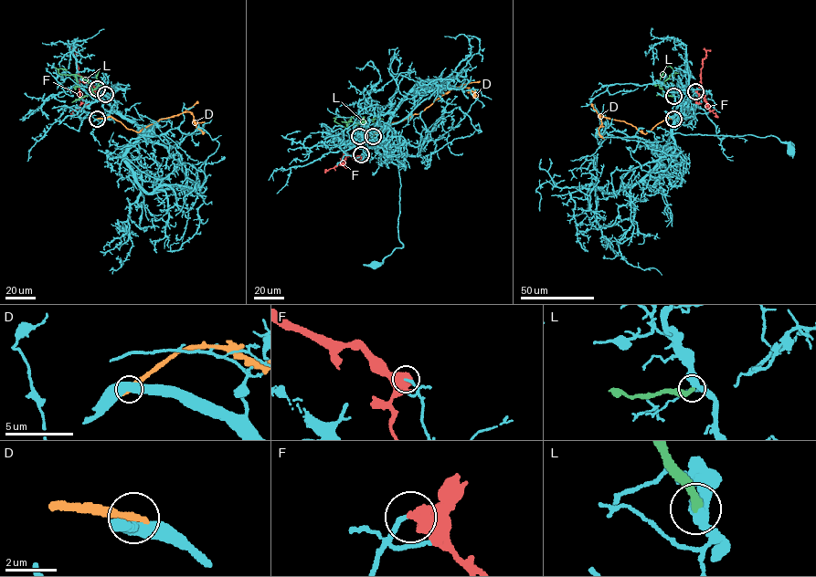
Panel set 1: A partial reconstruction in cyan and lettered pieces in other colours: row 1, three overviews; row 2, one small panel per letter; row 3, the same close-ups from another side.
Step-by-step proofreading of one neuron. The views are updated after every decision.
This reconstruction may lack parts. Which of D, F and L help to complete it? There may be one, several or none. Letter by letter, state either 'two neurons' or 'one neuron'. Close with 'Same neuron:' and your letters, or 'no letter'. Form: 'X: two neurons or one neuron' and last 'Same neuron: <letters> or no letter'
D: two neurons
F: two neurons
L: two neurons
Same neuron: no letter

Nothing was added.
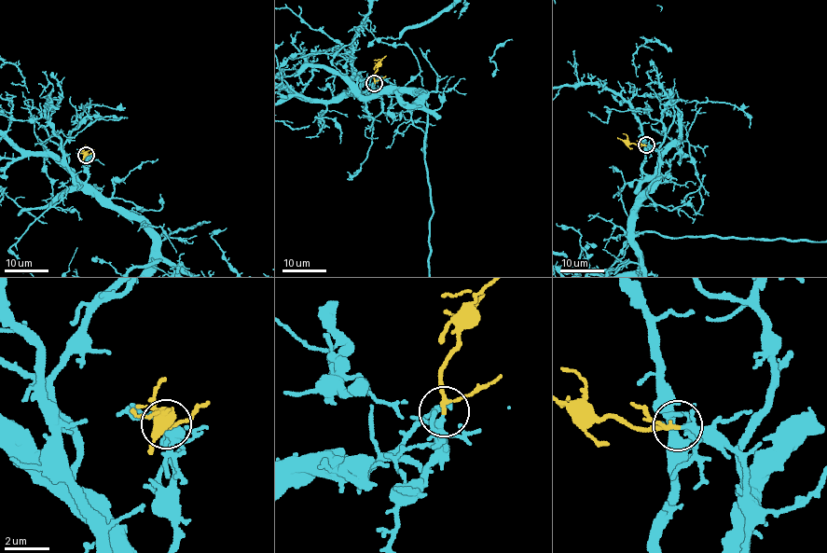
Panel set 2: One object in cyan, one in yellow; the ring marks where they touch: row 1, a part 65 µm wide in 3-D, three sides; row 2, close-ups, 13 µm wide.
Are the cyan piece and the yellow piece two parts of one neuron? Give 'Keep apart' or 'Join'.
Join

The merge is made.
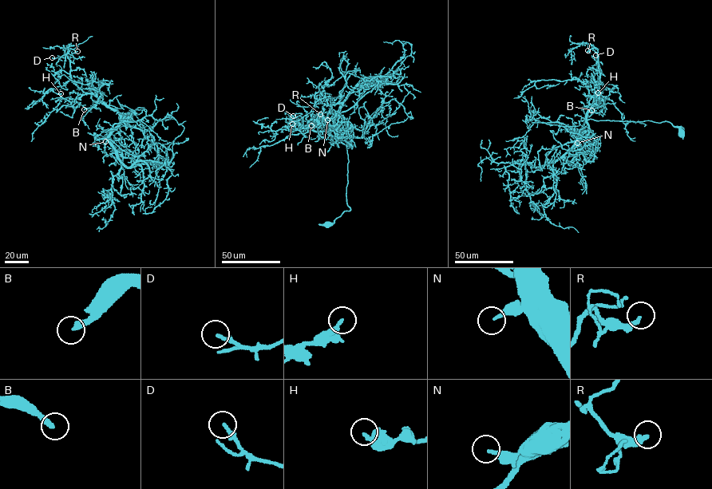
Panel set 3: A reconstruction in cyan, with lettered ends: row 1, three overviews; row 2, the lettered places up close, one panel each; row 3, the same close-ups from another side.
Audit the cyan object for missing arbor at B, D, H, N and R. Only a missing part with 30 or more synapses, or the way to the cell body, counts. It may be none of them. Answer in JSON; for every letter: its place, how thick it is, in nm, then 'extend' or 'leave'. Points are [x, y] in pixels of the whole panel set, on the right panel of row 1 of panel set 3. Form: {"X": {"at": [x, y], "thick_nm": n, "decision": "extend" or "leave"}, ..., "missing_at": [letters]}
{"B": {"at": [591, 110], "thick_nm": 320, "decision": "extend"}, "D": {"at": [595, 55], "thick_nm": 200, "decision": "leave"}, "H": {"at": [598, 92], "thick_nm": 280, "decision": "leave"}, "N": {"at": [577, 143], "thick_nm": 240, "decision": "extend"}, "R": {"at": [587, 50], "thick_nm": 240, "decision": "leave"}, "missing_at": ["B", "N"]}

